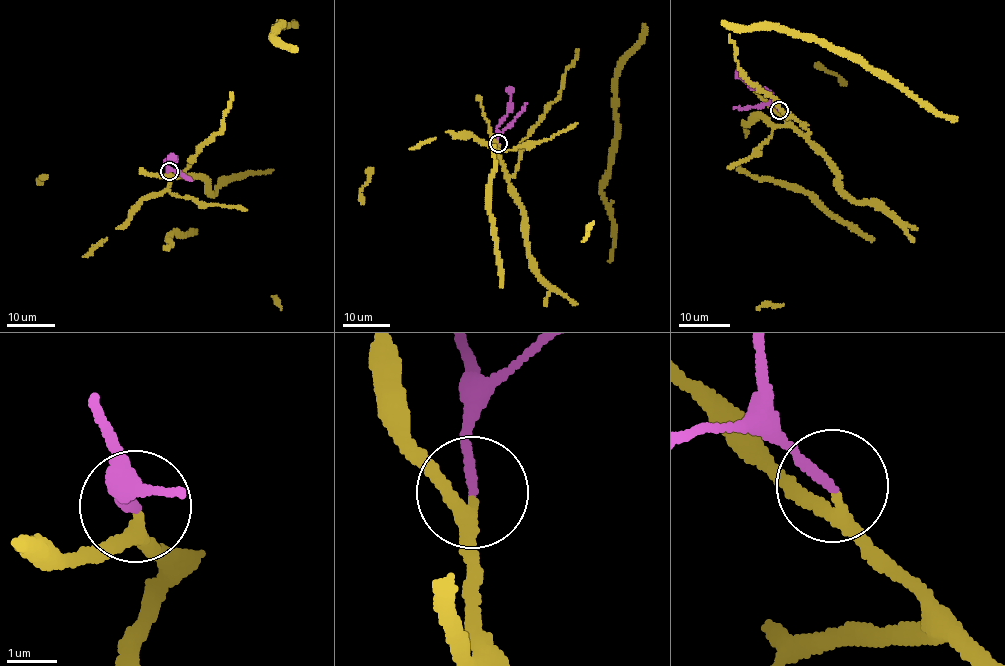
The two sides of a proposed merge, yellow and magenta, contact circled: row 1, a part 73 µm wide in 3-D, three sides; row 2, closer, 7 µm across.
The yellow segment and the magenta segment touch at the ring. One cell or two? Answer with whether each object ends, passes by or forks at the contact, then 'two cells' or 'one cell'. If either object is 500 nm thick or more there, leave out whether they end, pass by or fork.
yellow passes by; magenta ends; one cell

